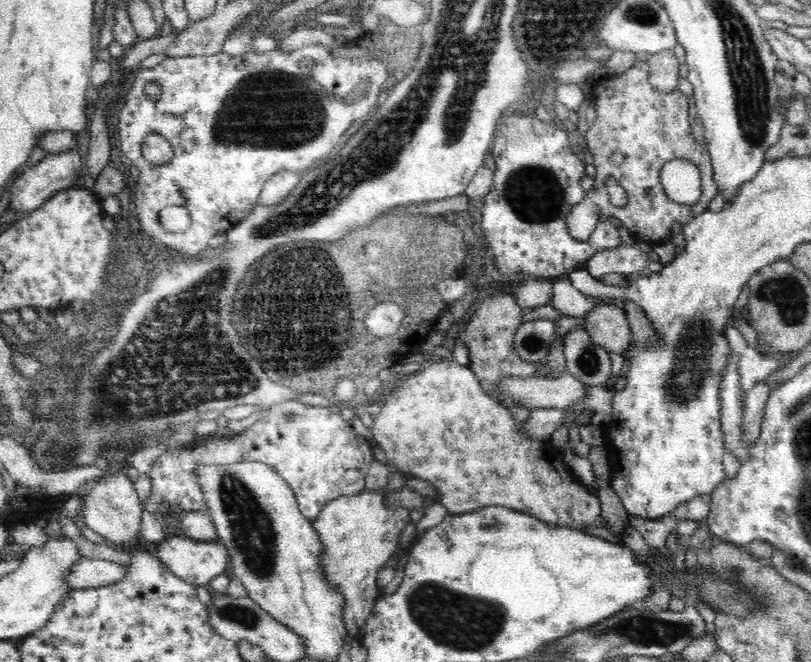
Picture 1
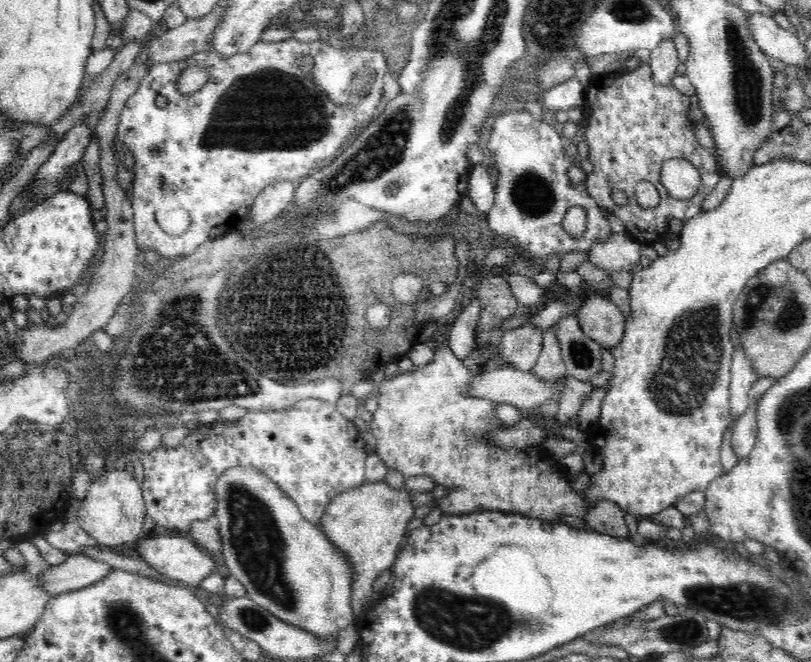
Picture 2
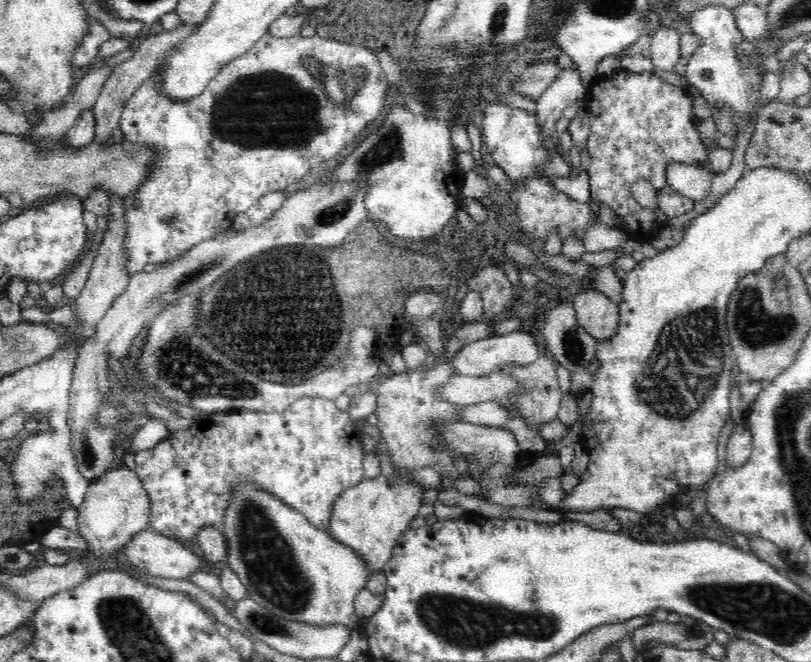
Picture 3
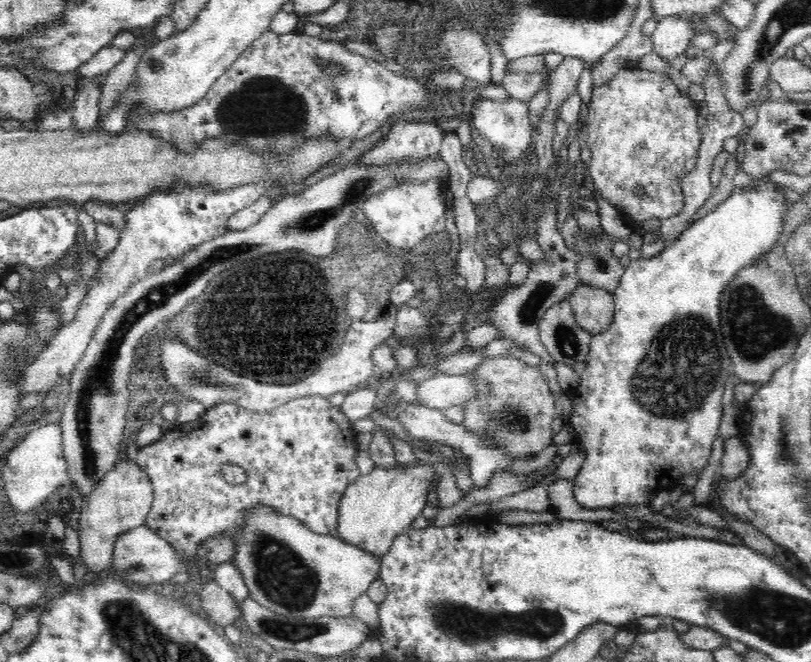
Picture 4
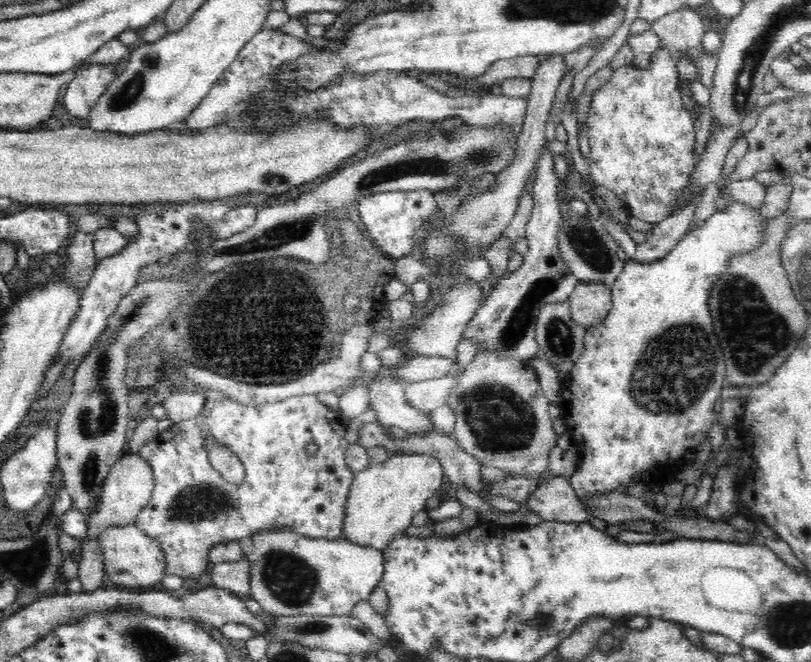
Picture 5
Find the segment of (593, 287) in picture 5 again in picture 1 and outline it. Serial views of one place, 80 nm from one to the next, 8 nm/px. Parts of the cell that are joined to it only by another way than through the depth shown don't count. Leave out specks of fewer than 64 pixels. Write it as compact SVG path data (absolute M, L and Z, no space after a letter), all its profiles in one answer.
M599 305L584 318L586 332L594 344L621 355L628 350L633 336L626 312L621 306Z

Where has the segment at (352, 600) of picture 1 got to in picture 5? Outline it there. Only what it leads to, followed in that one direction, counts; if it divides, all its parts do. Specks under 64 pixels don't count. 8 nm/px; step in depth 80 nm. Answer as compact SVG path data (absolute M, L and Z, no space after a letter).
M392 454L383 463L371 463L364 472L354 476L345 502L342 537L351 543L383 551L398 533L410 528L417 514L428 511L426 500L434 496L442 488L442 484L444 484L444 474L440 461L427 454Z

